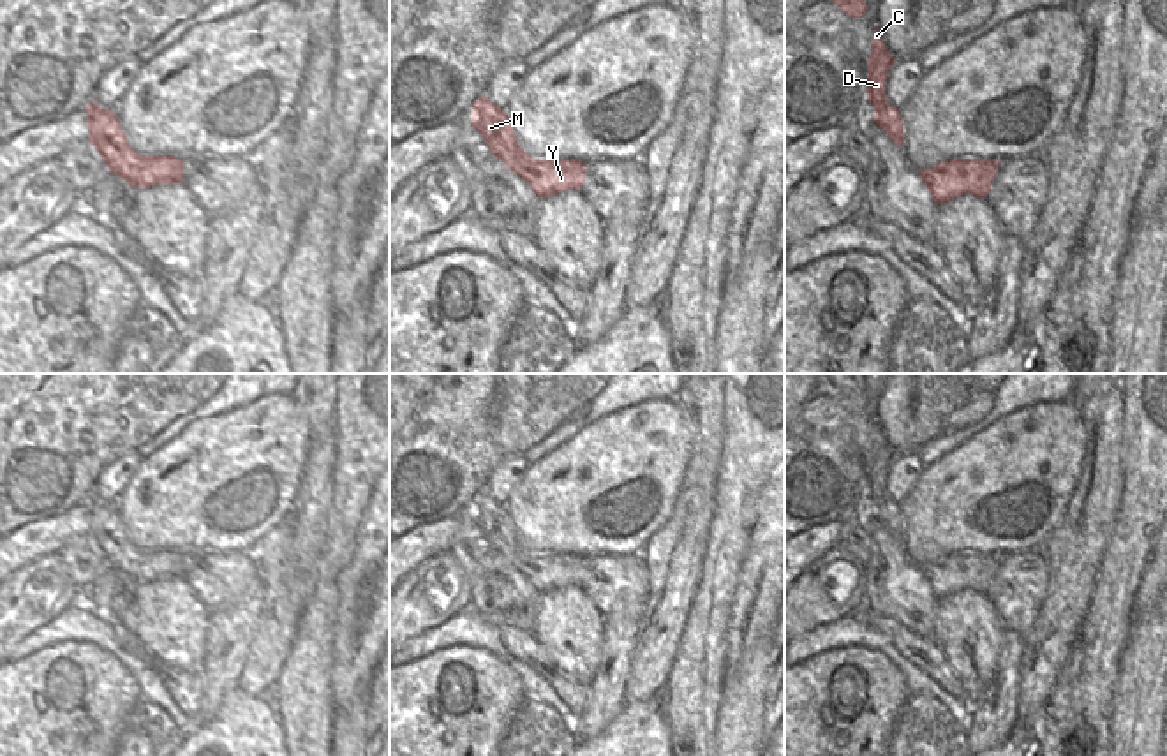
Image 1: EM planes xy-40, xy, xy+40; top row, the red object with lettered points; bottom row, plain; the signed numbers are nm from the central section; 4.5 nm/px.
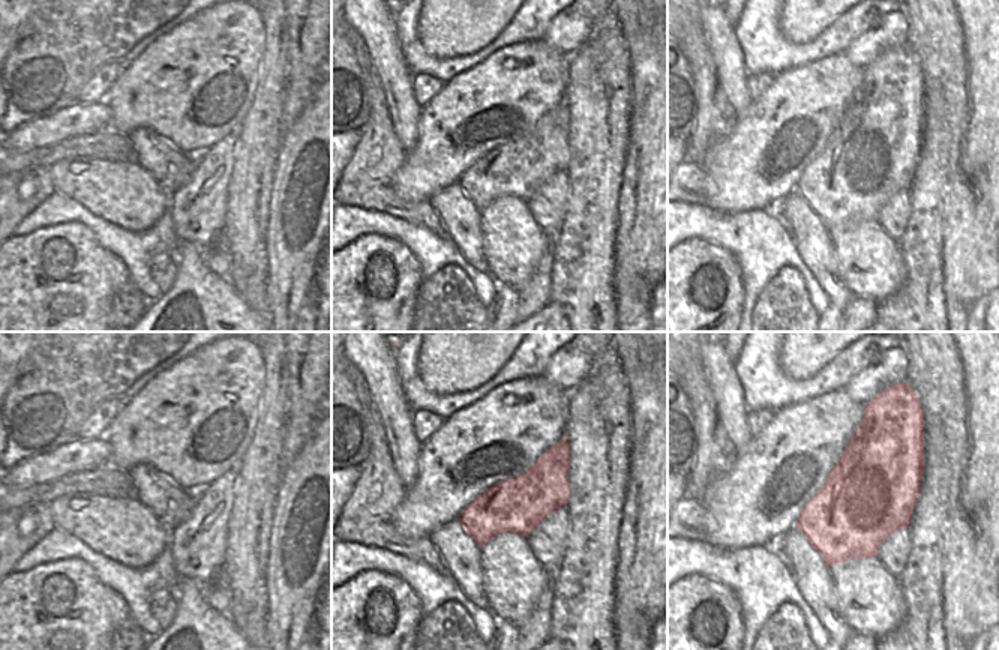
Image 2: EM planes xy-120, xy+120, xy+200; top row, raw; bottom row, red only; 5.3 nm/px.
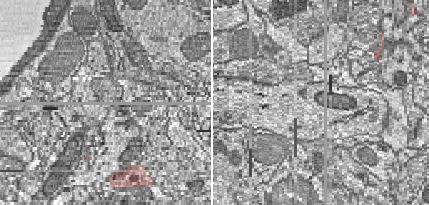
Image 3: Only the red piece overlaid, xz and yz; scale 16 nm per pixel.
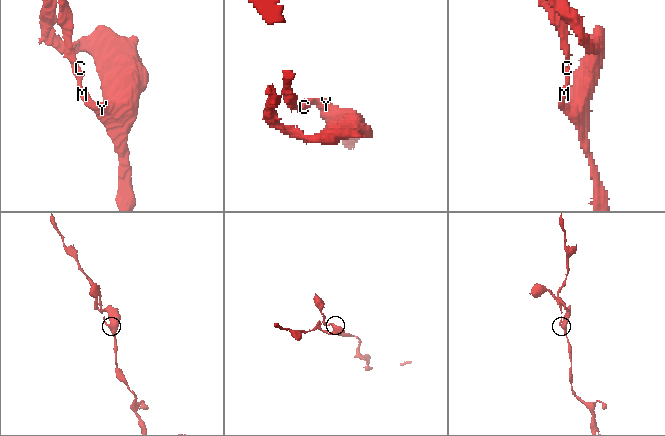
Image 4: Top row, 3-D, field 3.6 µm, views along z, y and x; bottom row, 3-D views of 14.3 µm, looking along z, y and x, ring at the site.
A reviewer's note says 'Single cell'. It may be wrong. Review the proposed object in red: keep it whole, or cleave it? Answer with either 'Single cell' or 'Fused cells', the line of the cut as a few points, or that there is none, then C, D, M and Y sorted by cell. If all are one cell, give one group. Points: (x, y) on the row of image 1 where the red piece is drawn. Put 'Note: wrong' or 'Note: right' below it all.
Single cell. No split. Groups: C D M Y
Note: right

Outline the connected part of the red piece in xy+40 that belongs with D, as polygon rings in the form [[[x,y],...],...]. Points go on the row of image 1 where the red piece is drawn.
[[[878,28],[871,37],[871,55],[867,58],[867,102],[874,106],[874,122],[897,145],[903,145],[903,118],[899,109],[885,97],[885,79],[896,58],[885,48]]]

